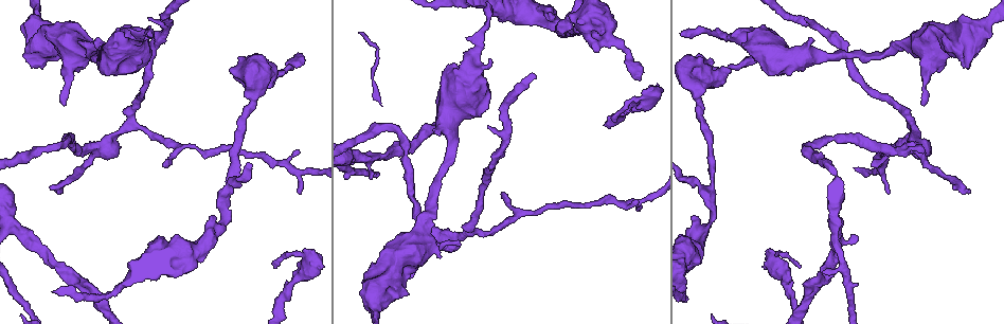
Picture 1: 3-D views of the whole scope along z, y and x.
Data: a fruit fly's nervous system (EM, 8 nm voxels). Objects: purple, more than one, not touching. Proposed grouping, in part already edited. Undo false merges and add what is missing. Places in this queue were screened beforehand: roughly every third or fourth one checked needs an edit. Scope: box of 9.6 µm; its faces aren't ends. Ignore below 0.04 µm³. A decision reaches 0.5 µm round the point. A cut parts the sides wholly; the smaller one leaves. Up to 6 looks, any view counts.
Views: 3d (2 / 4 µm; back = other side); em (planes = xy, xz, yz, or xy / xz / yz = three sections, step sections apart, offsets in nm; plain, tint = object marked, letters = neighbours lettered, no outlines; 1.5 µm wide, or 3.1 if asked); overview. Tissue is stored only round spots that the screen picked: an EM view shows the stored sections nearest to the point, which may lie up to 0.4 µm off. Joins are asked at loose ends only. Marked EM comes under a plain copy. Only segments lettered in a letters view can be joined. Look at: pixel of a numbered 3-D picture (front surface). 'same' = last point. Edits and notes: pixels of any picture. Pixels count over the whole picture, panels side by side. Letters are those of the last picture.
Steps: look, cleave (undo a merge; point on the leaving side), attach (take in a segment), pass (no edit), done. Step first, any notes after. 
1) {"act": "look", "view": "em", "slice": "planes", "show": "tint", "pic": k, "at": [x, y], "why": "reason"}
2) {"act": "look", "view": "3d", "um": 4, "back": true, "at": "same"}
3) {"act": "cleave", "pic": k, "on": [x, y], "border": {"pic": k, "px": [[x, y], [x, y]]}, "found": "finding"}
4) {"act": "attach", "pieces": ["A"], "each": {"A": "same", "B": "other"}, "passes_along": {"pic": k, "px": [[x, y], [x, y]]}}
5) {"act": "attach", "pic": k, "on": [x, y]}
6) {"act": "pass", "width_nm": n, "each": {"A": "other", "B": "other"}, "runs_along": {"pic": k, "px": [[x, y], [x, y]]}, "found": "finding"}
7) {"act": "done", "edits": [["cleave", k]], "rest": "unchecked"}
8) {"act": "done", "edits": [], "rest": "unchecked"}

{"act": "look", "view": "em", "slice": "yz", "step": 8, "show": "letters", "pic": 1, "at": [56, 193], "why": "thin end"}

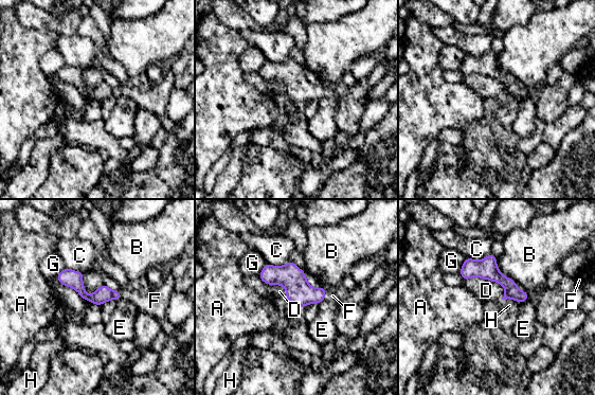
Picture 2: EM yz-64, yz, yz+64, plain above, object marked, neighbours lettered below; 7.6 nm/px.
{"act": "look", "view": "em", "slice": "planes", "show": "letters", "at": "same", "why": "another direction"}

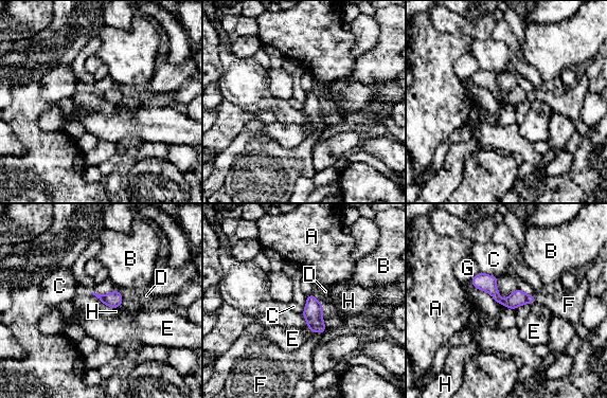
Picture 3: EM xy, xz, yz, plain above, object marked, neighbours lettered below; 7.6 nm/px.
{"act": "attach", "pieces": ["F"], "width_nm": 90, "each": {"A": "other", "B": "other", "C": "other", "D": "other", "E": "other", "F": "same", "G": "other", "H": "other"}, "passes_along": {"pic": 3, "px": [[518, 297], [533, 297], [565, 306]]}, "found": "it goes on there"}

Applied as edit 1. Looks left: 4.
{"act": "look", "view": "em", "um": 3.1, "slice": "yz", "step": 16, "show": "tint", "pic": 1, "at": [448, 109], "why": "calibre changes"}

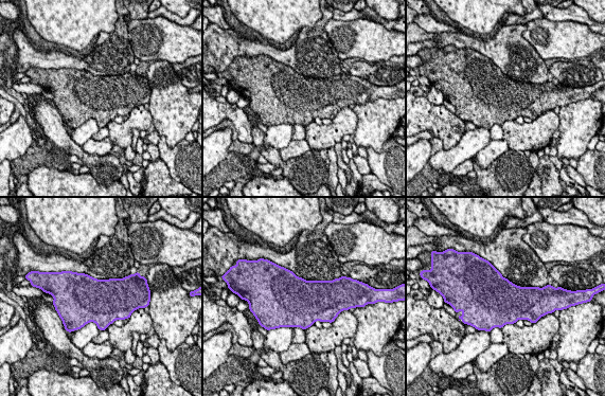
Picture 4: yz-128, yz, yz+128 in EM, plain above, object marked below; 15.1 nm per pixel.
{"act": "look", "view": "em", "um": 3.1, "slice": "planes", "show": "letters", "at": "same", "why": "cut it another way"}

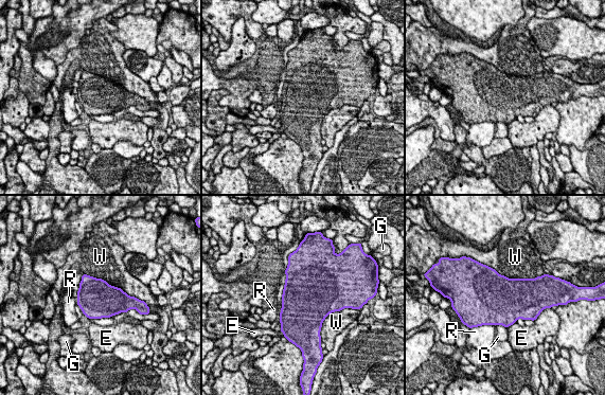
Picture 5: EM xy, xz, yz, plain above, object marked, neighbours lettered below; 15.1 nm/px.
{"act": "pass", "each": {"E": "other", "G": "other", "R": "other", "W": "other"}, "border": {"pic": 5, "px": [[83, 272], [102, 277], [134, 297]]}, "found": "all the same cell"}

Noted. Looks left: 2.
{"act": "look", "view": "em", "slice": "xz", "step": 4, "show": "letters", "pic": 1, "at": [490, 58], "why": "stops while still wide"}

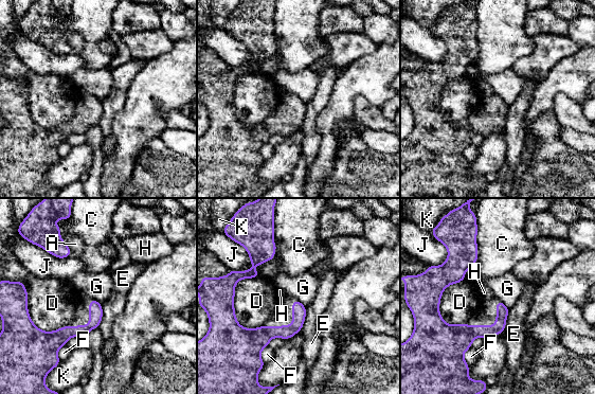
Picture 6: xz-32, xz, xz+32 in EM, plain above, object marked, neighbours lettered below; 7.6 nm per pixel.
{"act": "look", "view": "em", "slice": "planes", "show": "letters", "at": "same", "why": "another direction"}

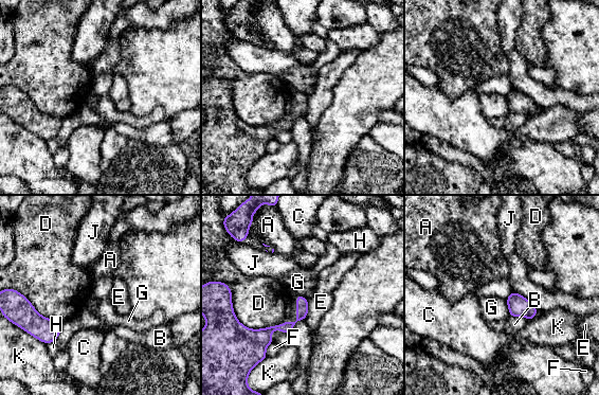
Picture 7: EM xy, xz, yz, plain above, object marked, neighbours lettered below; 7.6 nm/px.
{"act": "pass", "each": {"A": "other", "B": "other", "C": "other", "D": "other", "E": "other", "F": "other", "G": "other", "H": "other", "J": "other", "K": "other"}, "border": {"pic": 7, "px": [[506, 300], [510, 316]]}, "found": "no lettered segment goes on from it"}

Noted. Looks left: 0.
{"act": "done", "edits": [["attach", 3]], "rest": "unchecked"}

